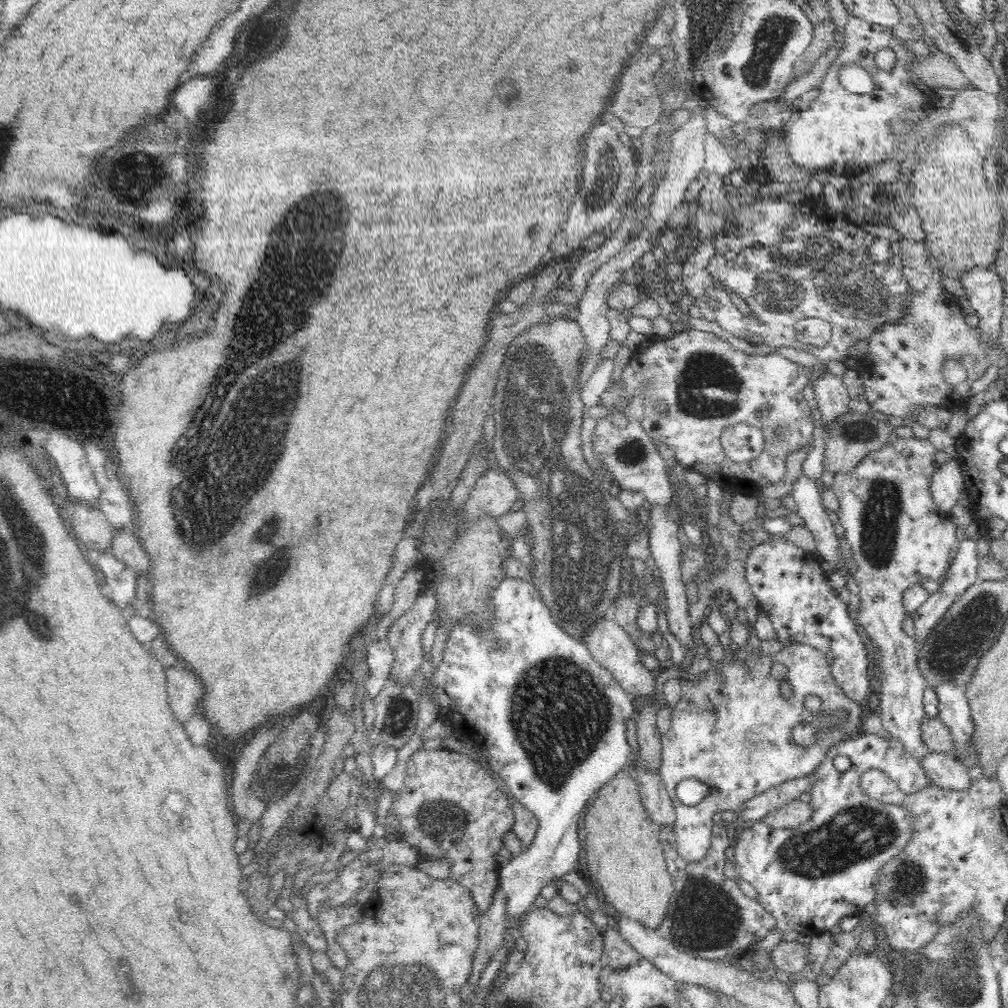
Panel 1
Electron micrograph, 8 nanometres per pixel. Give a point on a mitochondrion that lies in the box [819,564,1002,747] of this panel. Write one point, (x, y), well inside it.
(951, 651)

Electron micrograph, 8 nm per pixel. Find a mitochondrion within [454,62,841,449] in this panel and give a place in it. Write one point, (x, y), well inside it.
(709, 388)

